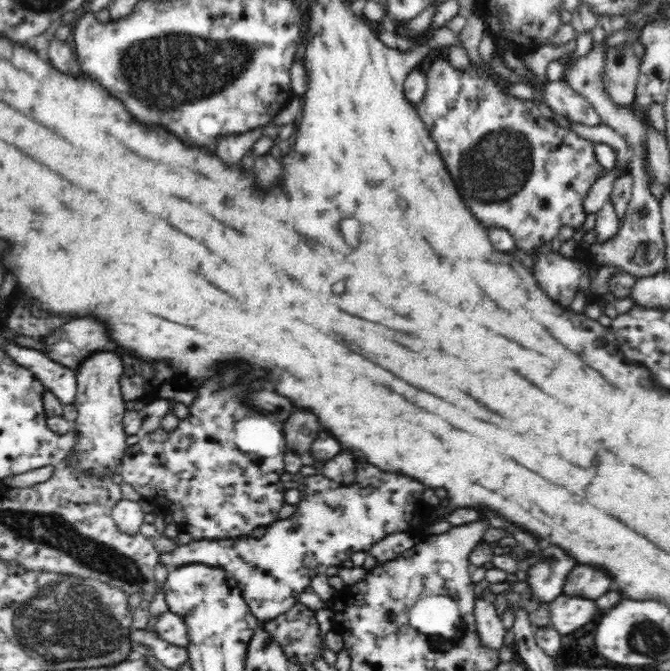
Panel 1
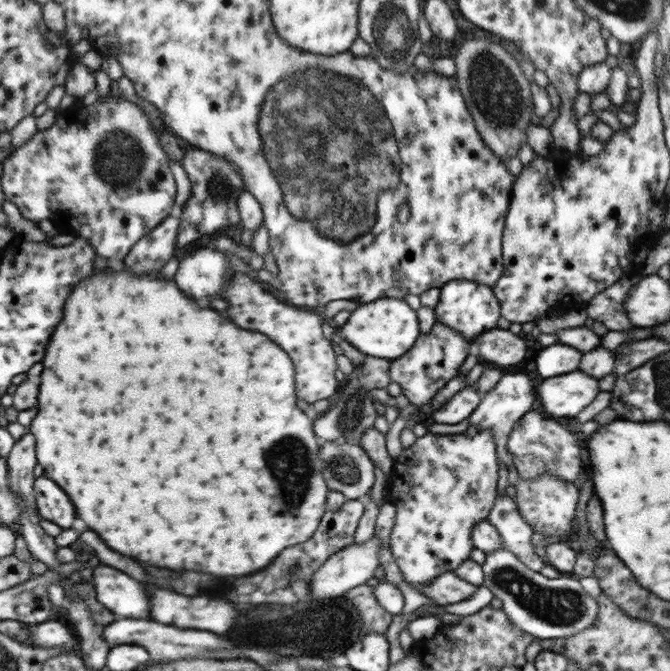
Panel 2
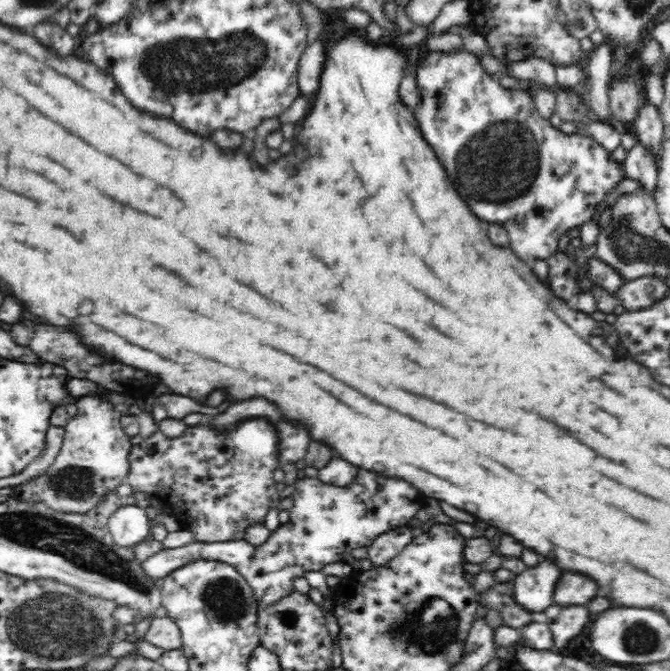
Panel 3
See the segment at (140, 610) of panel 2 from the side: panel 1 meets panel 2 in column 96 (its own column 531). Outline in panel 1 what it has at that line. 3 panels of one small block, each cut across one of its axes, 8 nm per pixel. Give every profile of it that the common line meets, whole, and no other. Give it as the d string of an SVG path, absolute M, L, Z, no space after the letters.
M552 544L546 548L550 554L550 560L544 568L535 564L529 572L529 585L532 586L534 596L540 600L553 601L556 596L564 593L564 582L570 574L570 570L578 564L574 556L570 556L560 546Z

